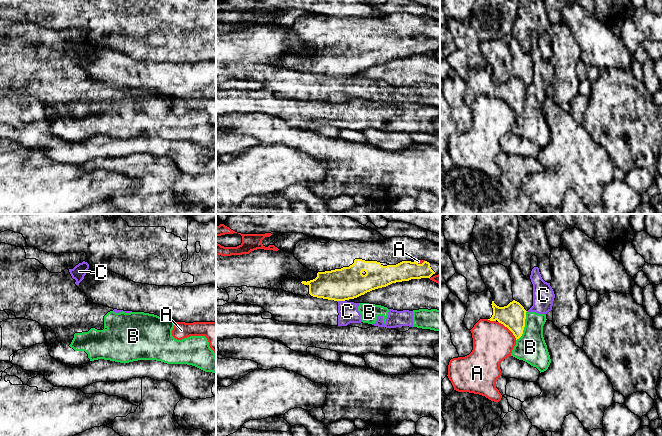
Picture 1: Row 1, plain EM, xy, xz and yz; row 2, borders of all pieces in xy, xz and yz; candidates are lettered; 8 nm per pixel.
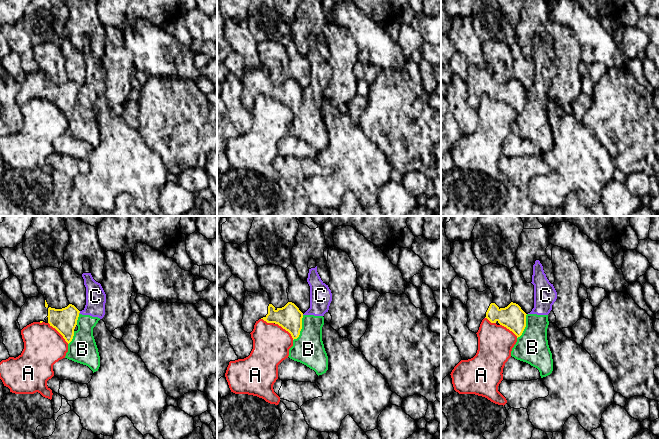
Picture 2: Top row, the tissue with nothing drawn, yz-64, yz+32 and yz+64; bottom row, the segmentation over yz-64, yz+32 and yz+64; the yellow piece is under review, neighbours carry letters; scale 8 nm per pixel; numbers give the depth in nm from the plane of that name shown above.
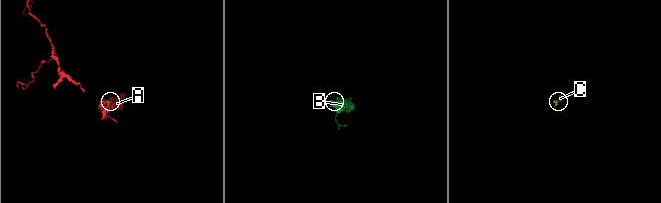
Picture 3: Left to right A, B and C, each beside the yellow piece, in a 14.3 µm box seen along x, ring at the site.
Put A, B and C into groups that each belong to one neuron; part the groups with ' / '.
A / B C

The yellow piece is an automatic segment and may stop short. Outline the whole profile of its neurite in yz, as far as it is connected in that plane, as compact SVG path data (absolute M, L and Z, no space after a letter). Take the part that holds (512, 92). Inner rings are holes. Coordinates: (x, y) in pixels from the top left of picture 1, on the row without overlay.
M486 64L481 69L470 68L466 83L464 101L468 106L480 95L488 95L503 100L513 109L516 116L523 110L527 87L515 76L507 82L499 83L494 79L490 66Z

